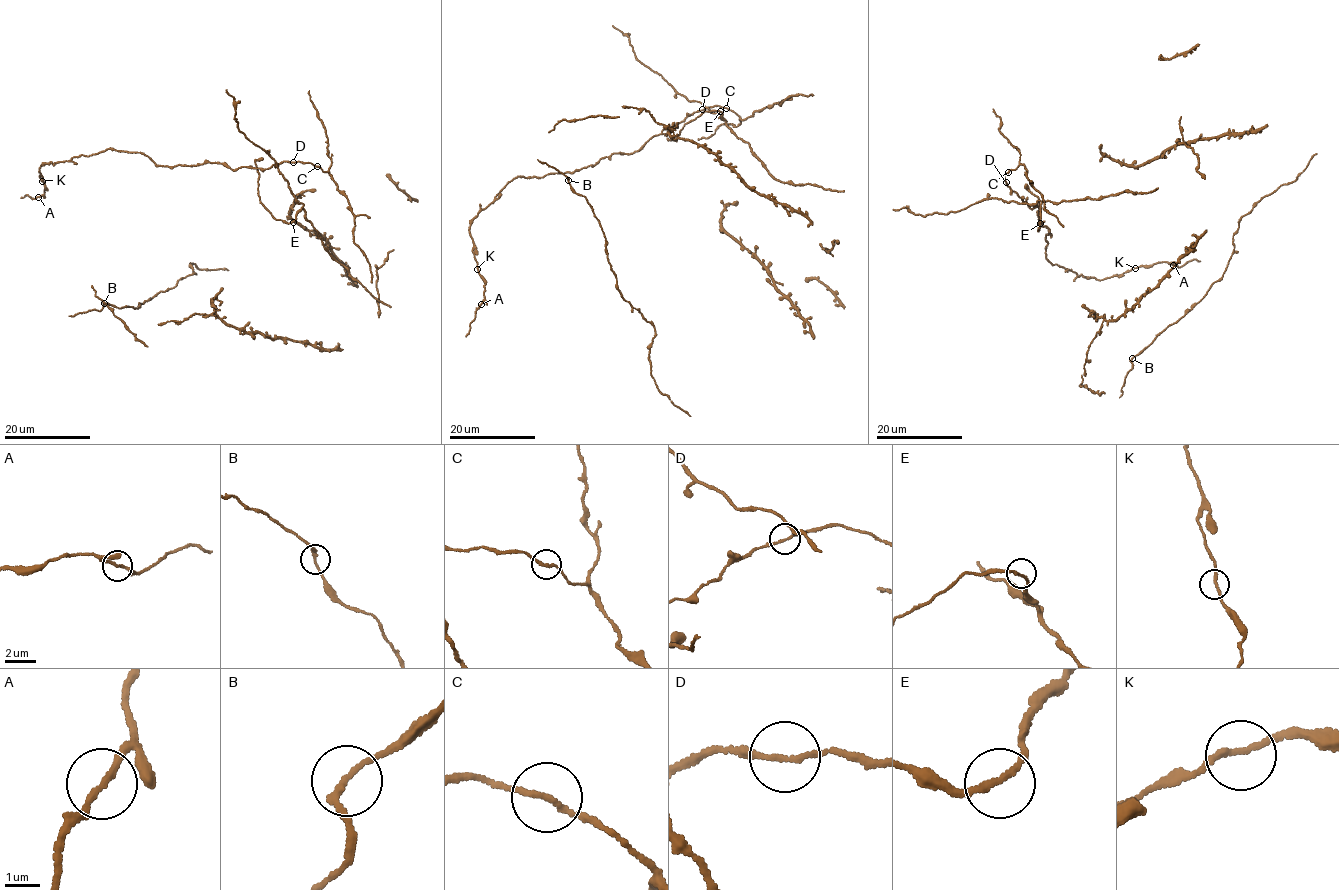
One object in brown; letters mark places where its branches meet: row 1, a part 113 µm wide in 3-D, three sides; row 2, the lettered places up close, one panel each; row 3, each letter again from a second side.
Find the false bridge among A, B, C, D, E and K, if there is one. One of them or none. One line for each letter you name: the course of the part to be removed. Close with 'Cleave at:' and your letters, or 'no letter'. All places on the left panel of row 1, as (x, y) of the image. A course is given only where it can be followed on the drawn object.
Cleave at: no letter

